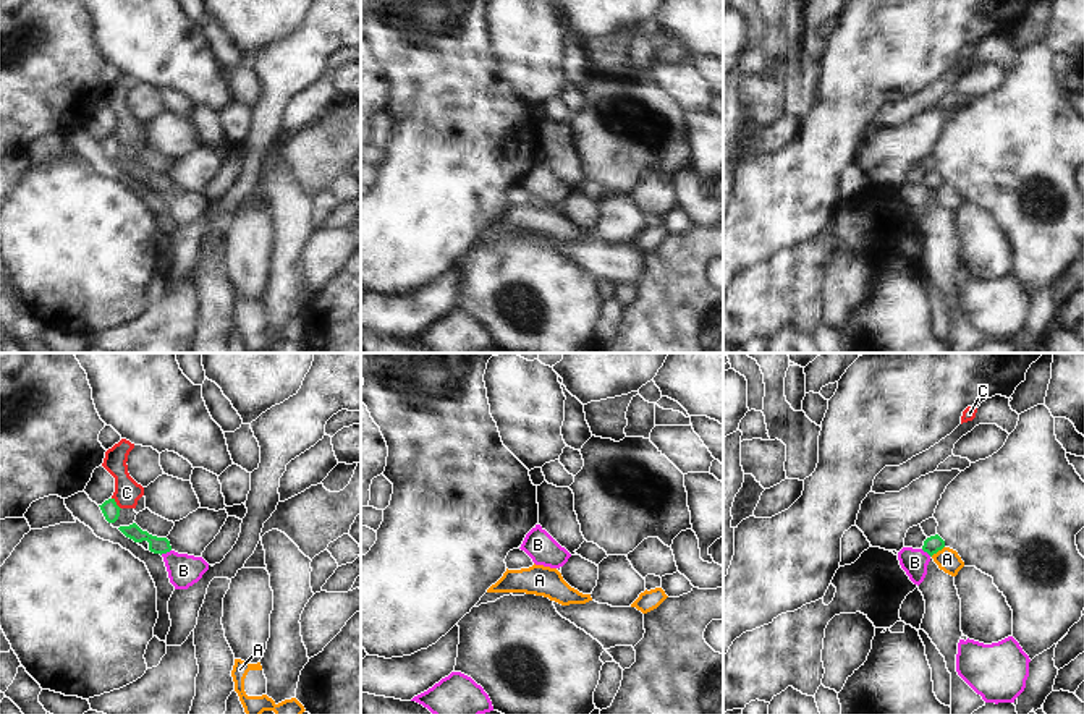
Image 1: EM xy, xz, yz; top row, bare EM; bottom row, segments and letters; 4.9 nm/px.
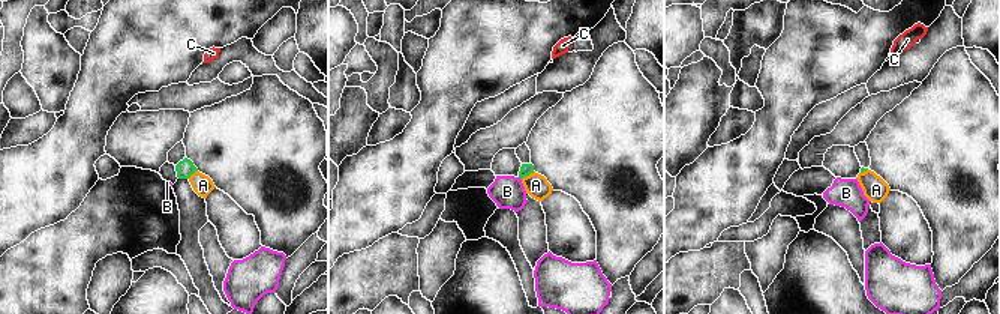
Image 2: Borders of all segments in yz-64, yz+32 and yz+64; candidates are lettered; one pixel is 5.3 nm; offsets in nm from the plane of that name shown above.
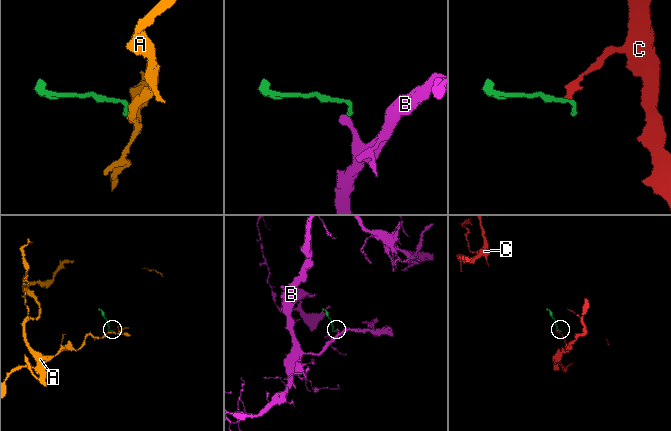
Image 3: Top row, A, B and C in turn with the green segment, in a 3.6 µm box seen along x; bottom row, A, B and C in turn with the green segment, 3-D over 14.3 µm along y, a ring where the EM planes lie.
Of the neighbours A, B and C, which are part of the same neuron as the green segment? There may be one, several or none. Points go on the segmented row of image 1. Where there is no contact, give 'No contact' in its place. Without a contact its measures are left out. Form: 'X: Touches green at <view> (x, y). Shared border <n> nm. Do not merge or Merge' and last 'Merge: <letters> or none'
A: Touches green at yz (937, 551). Shared border 90 nm. Do not merge
B: Touches green at xy (165, 552). Shared border 60 nm. Merge
C: Touches green at xy (115, 504). Shared border 80 nm. Do not merge
Merge: B.

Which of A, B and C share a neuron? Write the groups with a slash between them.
A / B / C

